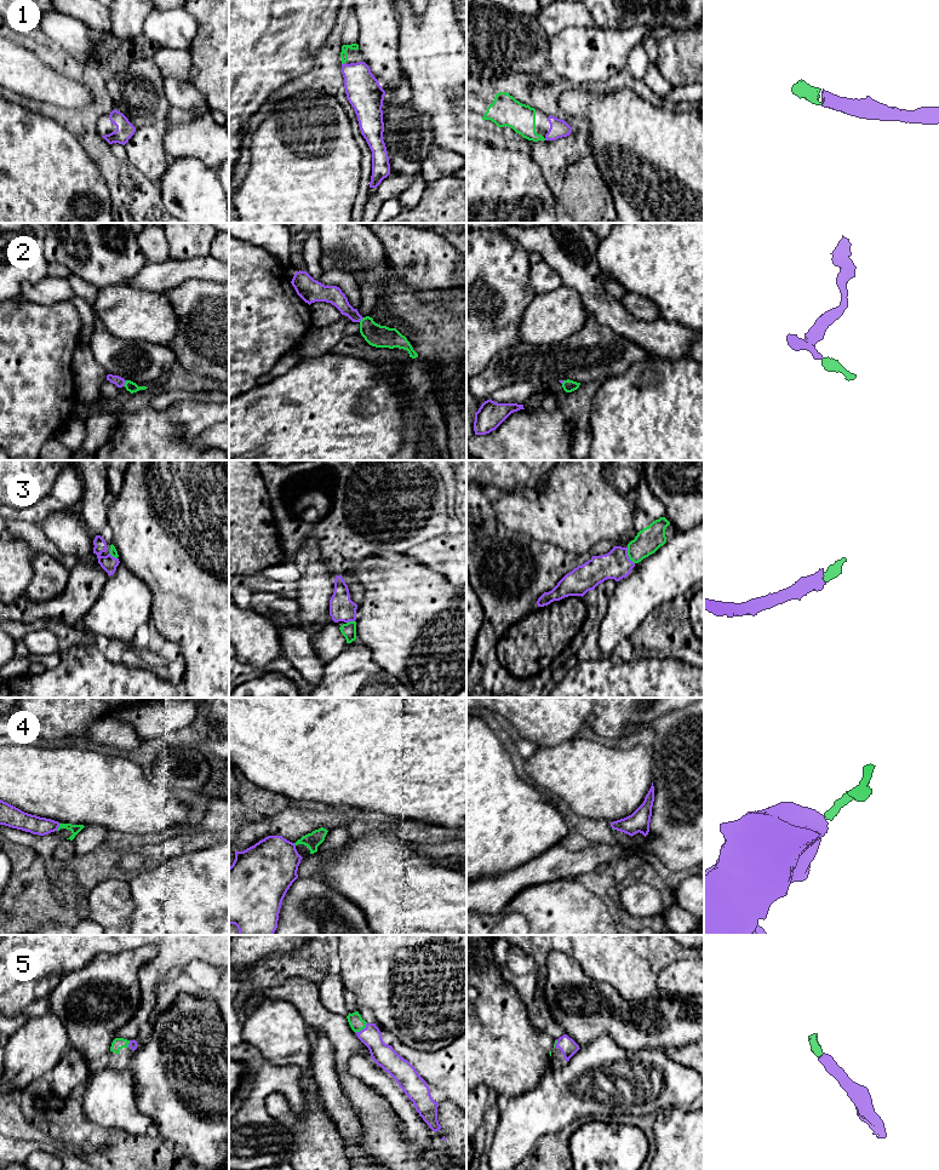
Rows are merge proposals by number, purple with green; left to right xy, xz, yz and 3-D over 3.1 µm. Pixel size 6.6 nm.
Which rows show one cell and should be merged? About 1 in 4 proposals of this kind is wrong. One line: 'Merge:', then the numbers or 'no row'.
Merge: 1, 2, 3, 5

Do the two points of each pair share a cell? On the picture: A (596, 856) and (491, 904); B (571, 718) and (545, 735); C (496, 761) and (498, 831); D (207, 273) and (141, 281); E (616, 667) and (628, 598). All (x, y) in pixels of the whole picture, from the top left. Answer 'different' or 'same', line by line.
A: same
B: same
C: same
D: same
E: different

